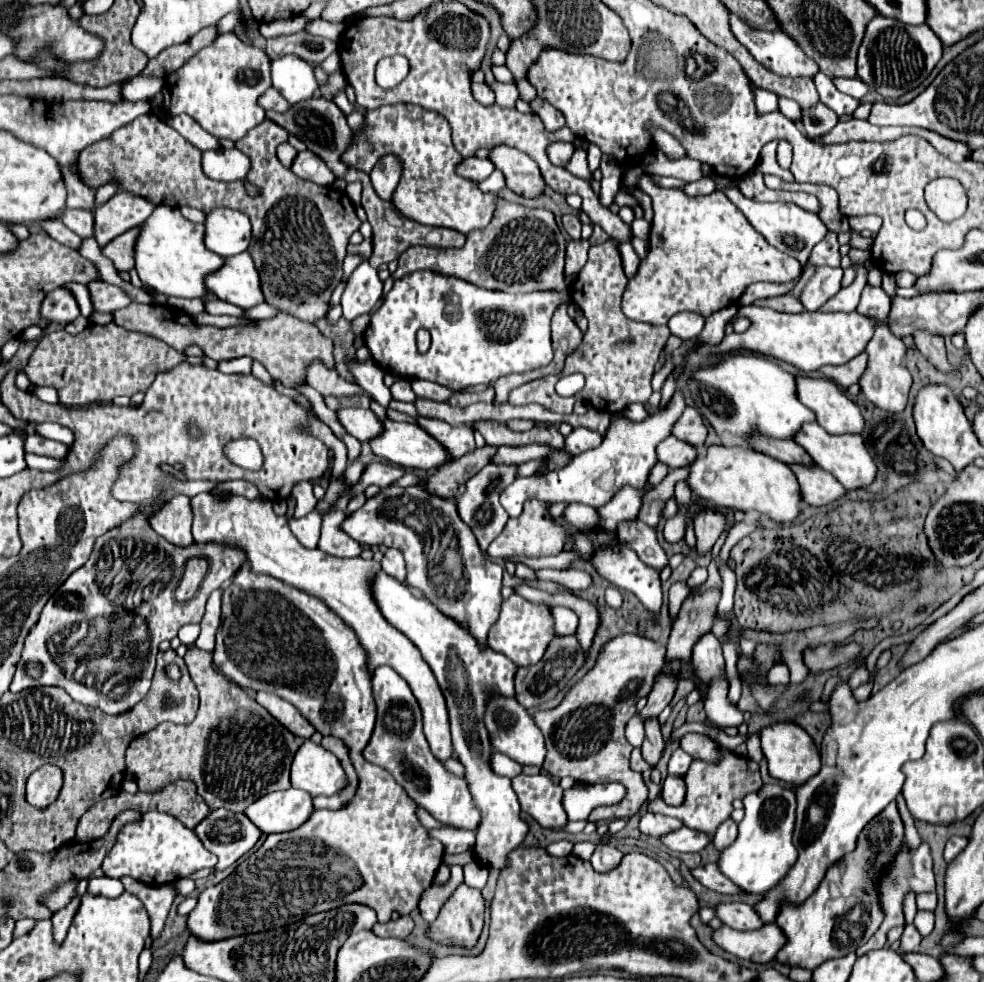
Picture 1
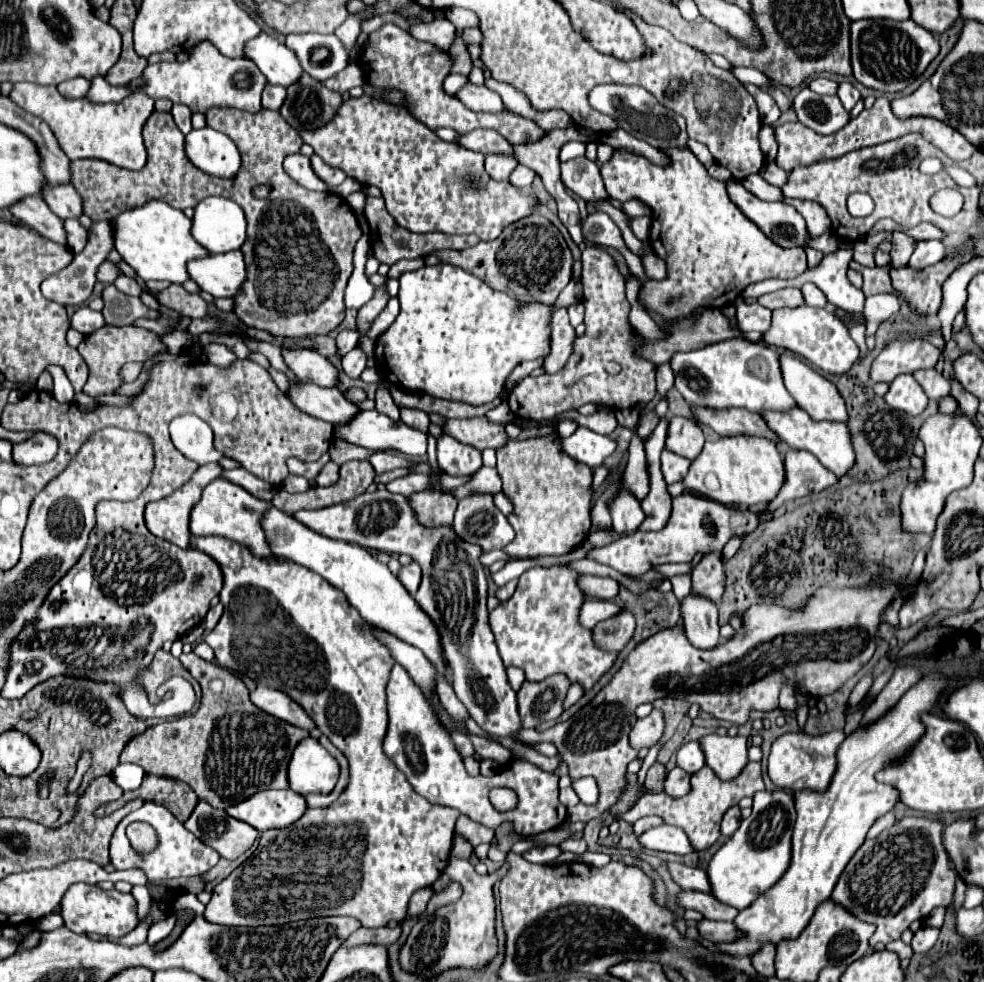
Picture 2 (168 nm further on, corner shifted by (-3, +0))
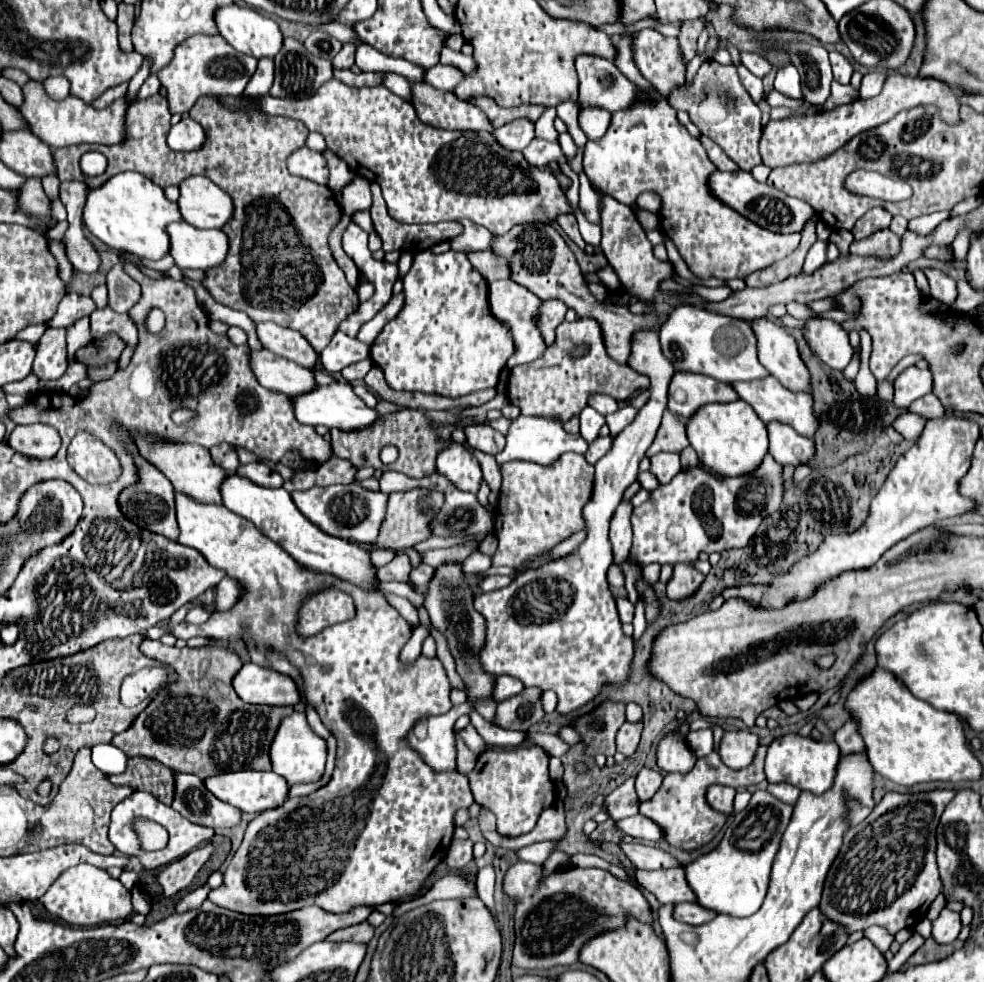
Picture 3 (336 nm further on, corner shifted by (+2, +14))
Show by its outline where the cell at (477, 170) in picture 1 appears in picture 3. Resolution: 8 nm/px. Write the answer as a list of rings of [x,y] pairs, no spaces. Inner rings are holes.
[[[518,118],[518,120],[508,122],[502,128],[498,128],[494,132],[494,136],[504,148],[520,152],[534,140],[534,122],[526,120],[526,118]]]

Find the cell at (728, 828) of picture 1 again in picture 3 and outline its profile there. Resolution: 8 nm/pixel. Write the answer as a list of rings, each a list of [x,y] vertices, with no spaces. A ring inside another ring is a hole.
[[[712,784],[712,786],[708,786],[708,790],[706,790],[706,800],[708,800],[708,804],[710,804],[714,810],[724,812],[724,814],[730,814],[730,812],[732,812],[734,794],[736,794],[736,790],[730,788],[730,786]]]

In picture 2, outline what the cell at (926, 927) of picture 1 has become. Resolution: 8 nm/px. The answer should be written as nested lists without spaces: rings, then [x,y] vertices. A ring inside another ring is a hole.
[[[923,926],[923,928],[919,928],[919,930],[913,934],[913,942],[911,942],[911,946],[913,946],[915,952],[927,952],[927,950],[933,948],[937,936],[939,936],[939,930],[937,930],[937,928]]]

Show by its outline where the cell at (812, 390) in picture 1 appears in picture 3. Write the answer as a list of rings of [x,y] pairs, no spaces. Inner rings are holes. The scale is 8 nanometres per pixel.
[[[756,318],[750,326],[758,342],[758,358],[762,366],[782,386],[810,392],[810,374],[798,354],[796,340],[786,332],[786,328],[768,318]]]

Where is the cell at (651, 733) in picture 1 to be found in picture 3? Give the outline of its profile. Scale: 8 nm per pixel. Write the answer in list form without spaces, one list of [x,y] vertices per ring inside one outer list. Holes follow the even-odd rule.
[[[642,768],[640,774],[636,776],[636,794],[638,794],[638,800],[640,802],[650,800],[656,794],[656,790],[660,788],[660,784],[662,784],[662,774],[660,772]]]

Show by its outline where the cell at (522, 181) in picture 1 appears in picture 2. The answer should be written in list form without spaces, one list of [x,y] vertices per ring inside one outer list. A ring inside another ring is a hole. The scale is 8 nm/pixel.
[[[483,128],[473,130],[465,136],[461,136],[459,144],[473,150],[473,152],[481,152],[481,154],[509,154],[509,156],[515,156],[513,144],[509,140],[505,140],[495,130],[483,130]]]

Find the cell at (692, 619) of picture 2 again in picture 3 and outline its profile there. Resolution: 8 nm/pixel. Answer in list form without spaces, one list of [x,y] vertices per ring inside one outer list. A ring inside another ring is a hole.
[[[678,562],[674,566],[674,574],[668,580],[668,598],[670,600],[682,600],[688,598],[698,590],[698,586],[704,582],[704,574],[700,574],[692,564]]]

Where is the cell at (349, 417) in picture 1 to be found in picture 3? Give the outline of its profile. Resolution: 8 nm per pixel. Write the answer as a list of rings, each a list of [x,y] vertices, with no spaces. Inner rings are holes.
[[[260,348],[250,352],[250,366],[256,380],[270,390],[282,392],[286,396],[300,396],[316,386],[312,370],[298,366],[274,352]]]

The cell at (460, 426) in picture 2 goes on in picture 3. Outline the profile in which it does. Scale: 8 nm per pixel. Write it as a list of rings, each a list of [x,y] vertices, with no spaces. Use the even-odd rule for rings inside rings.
[[[488,424],[466,426],[466,436],[468,436],[468,444],[474,450],[480,450],[480,452],[490,454],[490,456],[496,456],[504,448],[504,436]]]

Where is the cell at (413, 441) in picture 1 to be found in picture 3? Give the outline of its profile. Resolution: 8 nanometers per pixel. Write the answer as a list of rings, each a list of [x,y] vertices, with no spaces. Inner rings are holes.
[[[336,380],[328,386],[314,386],[314,390],[302,394],[302,396],[292,396],[290,398],[294,406],[294,416],[298,422],[308,424],[308,426],[326,426],[326,428],[338,428],[338,430],[358,430],[364,426],[370,426],[376,418],[378,412],[368,408],[354,392],[352,386],[344,380]]]

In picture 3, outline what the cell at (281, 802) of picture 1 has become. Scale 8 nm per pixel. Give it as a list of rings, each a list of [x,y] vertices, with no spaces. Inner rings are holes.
[[[240,770],[240,772],[226,772],[216,774],[204,780],[206,788],[222,802],[242,810],[242,812],[264,812],[268,808],[280,806],[288,796],[288,782],[274,774],[274,772],[254,772],[254,770]]]

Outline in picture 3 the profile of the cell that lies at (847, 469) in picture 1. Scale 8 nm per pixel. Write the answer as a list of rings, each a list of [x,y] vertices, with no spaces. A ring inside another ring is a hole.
[[[766,376],[762,380],[748,380],[748,382],[734,382],[732,386],[738,396],[742,400],[746,400],[754,412],[758,414],[758,418],[762,422],[772,422],[772,420],[778,420],[782,424],[790,424],[798,434],[802,436],[808,436],[808,438],[814,438],[814,432],[818,428],[818,420],[814,416],[814,410],[812,410],[812,398],[810,394],[802,394],[802,392],[792,392],[788,388],[784,388],[776,378],[772,376]]]

